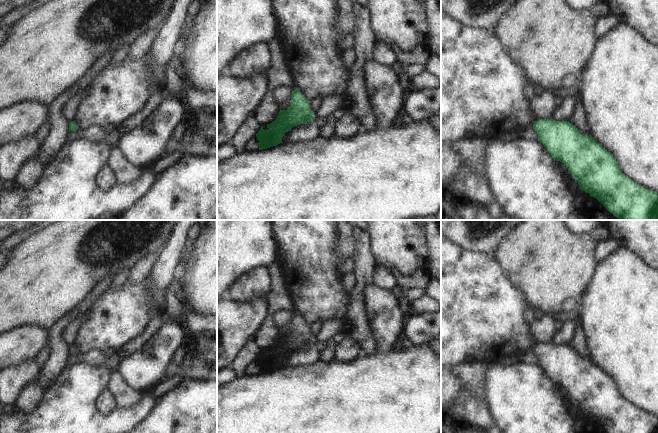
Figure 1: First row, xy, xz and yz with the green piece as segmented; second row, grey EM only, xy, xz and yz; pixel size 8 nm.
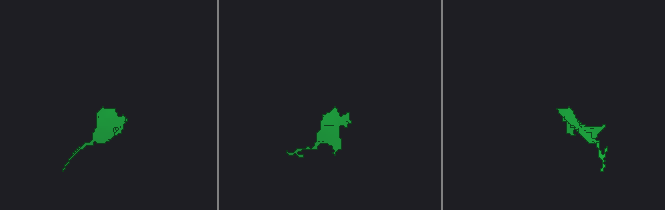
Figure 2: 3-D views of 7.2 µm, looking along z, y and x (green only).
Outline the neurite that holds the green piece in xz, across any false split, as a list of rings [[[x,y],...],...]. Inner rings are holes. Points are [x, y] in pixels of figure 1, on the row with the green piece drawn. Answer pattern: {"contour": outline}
{"contour": [[[294,87],[291,95],[291,106],[287,110],[280,110],[277,119],[268,124],[268,130],[261,126],[256,137],[259,141],[259,150],[276,146],[282,142],[284,134],[293,127],[314,121],[314,112],[310,109],[310,101]]]}

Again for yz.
{"contour": [[[538,119],[534,125],[538,141],[555,161],[562,162],[572,173],[580,189],[601,202],[620,220],[658,220],[658,193],[632,181],[620,170],[613,155],[591,135],[587,136],[569,121]]]}

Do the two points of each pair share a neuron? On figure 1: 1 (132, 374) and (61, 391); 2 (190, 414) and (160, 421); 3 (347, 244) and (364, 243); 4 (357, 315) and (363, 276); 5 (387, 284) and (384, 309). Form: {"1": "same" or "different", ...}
{"1": "different", "2": "same", "3": "different", "4": "same", "5": "different"}

